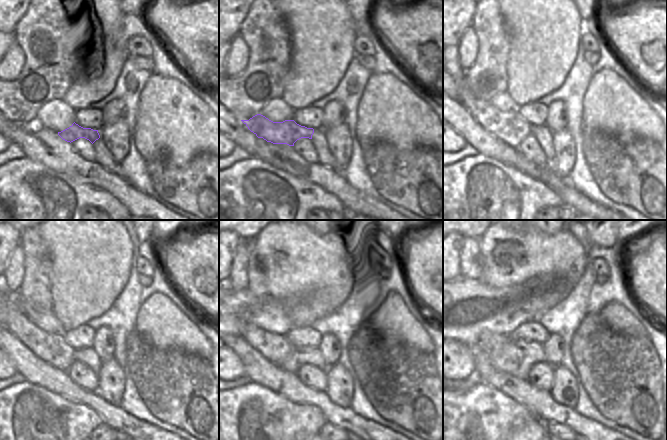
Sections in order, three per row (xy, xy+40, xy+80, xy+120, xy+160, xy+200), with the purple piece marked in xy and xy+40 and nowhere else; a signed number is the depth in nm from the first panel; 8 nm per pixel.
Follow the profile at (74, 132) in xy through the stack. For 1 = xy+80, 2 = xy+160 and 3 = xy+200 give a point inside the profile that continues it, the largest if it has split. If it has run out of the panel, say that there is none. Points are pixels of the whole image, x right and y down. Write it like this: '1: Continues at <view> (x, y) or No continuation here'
1: Continues at xy+80 (509, 127)
2: Continues at xy+160 (274, 347)
3: Continues at xy+200 (487, 341).

